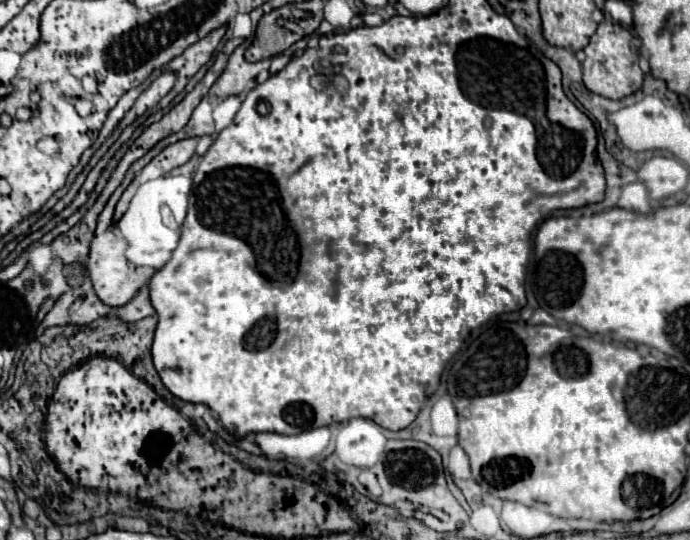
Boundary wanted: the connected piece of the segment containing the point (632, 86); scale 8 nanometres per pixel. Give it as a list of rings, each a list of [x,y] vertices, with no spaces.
[[[605,21],[599,23],[595,35],[585,47],[585,53],[587,59],[583,61],[583,83],[589,91],[609,99],[623,99],[643,85],[643,71],[639,69],[637,47],[633,45],[633,35],[627,29]]]

